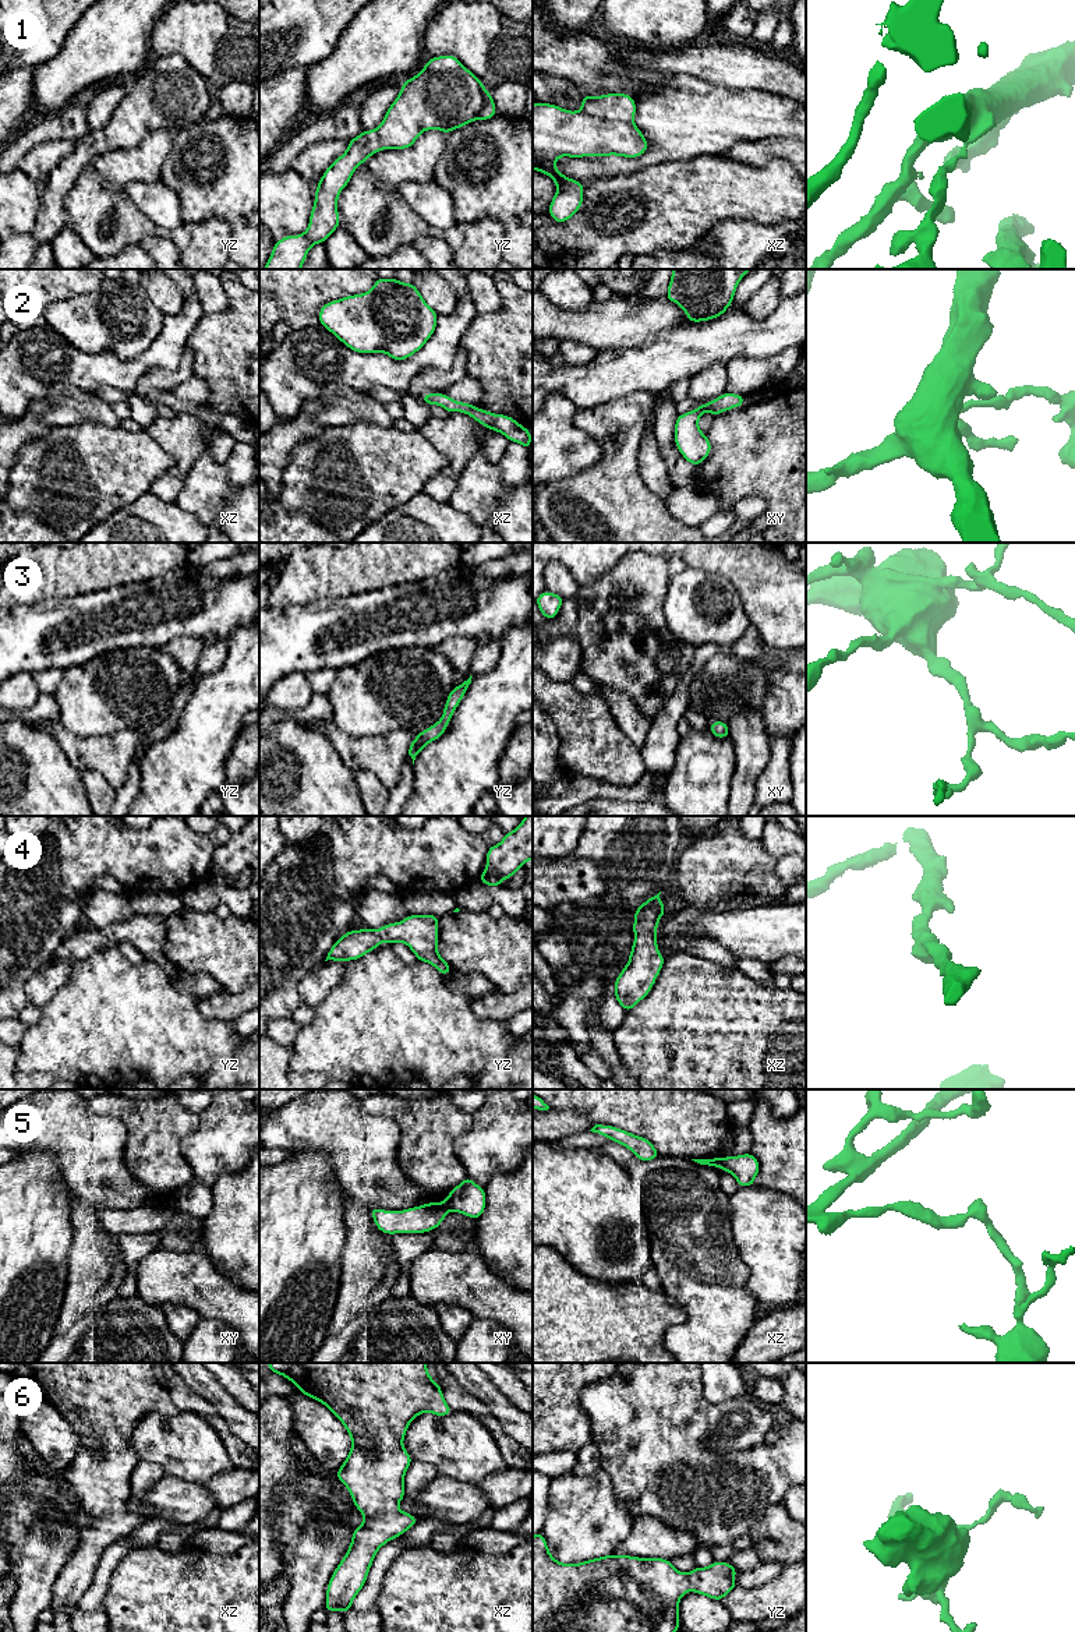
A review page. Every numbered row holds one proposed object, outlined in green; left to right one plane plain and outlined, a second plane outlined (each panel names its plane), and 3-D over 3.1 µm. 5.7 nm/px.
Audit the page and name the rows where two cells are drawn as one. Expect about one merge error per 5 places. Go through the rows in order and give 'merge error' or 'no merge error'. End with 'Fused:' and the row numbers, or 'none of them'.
1: no merge error
2: no merge error
3: no merge error
4: no merge error
5: merge error
6: no merge error
Fused: 5

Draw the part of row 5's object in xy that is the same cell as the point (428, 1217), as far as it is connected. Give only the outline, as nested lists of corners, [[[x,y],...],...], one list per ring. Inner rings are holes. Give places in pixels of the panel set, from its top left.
[[[428,1202],[404,1211],[369,1209],[376,1227],[386,1234],[434,1230],[439,1227],[448,1211],[445,1202]]]

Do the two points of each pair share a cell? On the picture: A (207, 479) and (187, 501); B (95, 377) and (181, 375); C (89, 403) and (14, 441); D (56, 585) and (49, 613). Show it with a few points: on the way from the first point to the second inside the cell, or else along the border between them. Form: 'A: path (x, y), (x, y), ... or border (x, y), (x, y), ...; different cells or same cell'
A: path (204, 484), (193, 495); same cell
B: border (174, 368), (149, 368), (131, 392); different cells
C: path (71, 406), (60, 414), (32, 426); same cell
D: border (85, 593), (49, 597), (46, 600); different cells

